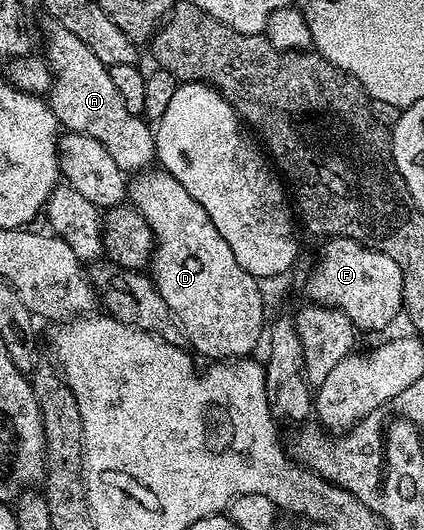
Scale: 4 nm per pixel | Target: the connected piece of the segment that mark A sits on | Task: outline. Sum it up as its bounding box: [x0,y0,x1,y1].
[45,21,156,172]

